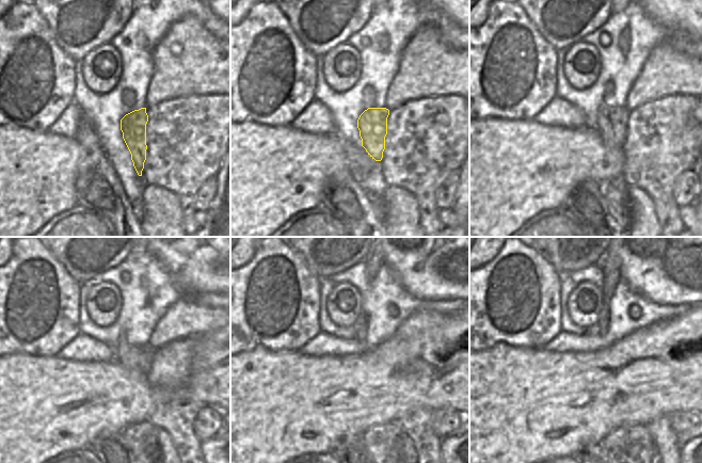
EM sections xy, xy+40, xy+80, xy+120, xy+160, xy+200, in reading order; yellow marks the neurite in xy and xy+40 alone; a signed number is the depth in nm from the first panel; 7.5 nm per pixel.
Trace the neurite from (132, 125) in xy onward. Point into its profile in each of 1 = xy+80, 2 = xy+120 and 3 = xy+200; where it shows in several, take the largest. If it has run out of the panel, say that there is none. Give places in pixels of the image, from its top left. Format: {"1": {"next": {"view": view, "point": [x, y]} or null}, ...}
{"1": {"next": {"view": "xy+80", "point": [611, 122]}}, "2": {"next": {"view": "xy+120", "point": [138, 358]}}, "3": {"next": {"view": "xy+200", "point": [609, 264]}}}

